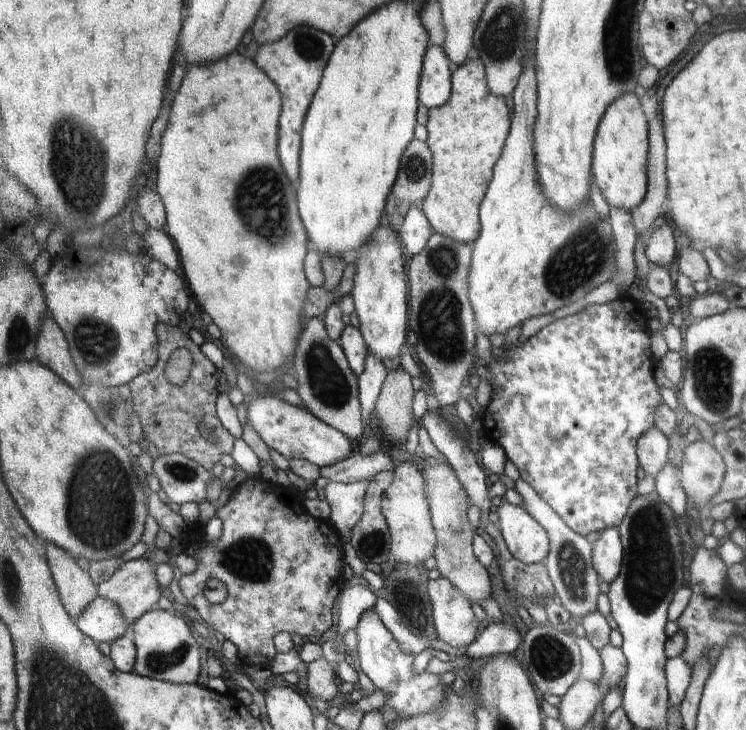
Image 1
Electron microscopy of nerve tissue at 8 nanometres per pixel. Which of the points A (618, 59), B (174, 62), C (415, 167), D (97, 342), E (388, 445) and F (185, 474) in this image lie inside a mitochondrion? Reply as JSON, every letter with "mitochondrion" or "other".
{"A":"mitochondrion","B":"other","C":"mitochondrion","D":"mitochondrion","E":"other","F":"mitochondrion"}

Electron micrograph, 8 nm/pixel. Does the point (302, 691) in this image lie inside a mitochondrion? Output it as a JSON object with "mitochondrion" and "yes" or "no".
{"mitochondrion":"no"}

